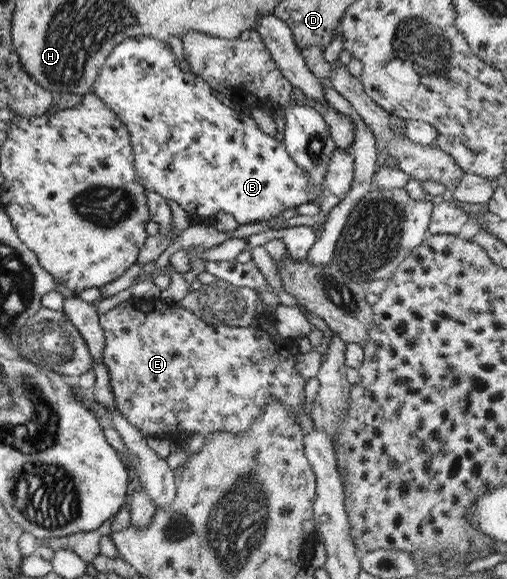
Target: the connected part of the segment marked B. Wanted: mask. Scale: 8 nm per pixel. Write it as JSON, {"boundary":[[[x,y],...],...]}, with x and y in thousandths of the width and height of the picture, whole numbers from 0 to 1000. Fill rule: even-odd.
{"boundary":[[[276,59],[274,62],[252,64],[250,69],[229,76],[205,105],[203,116],[195,119],[195,126],[191,126],[191,133],[187,133],[183,147],[179,147],[178,161],[191,166],[191,173],[199,173],[199,180],[207,187],[215,187],[219,197],[227,197],[231,204],[239,206],[245,219],[250,219],[250,235],[262,266],[260,283],[284,326],[294,333],[310,332],[327,345],[347,349],[369,368],[379,385],[412,385],[430,364],[454,370],[471,389],[487,387],[487,383],[515,383],[517,380],[533,382],[562,359],[604,352],[611,342],[619,342],[627,335],[633,337],[633,332],[637,332],[637,325],[611,320],[607,307],[600,302],[600,294],[594,294],[562,263],[556,245],[546,245],[538,235],[519,231],[491,197],[467,197],[464,190],[440,183],[424,166],[416,164],[416,152],[396,135],[389,133],[389,128],[361,126],[351,117],[351,112],[345,112],[333,79],[316,69]]]}

